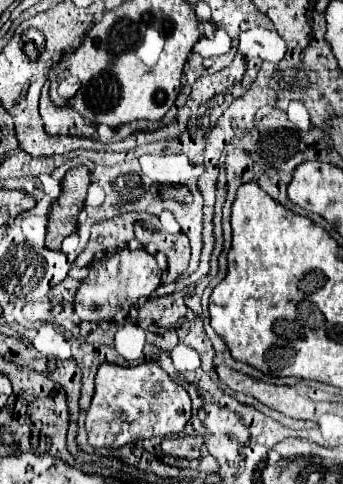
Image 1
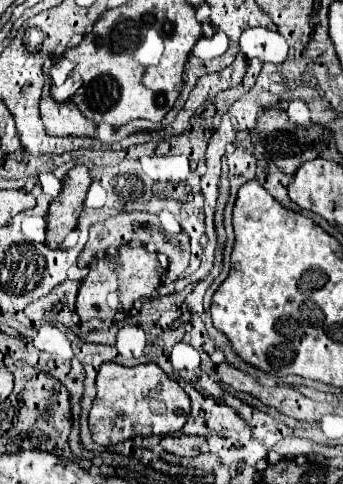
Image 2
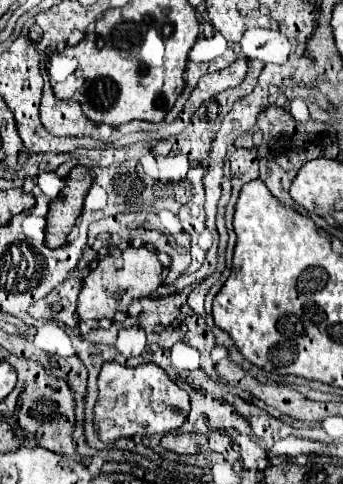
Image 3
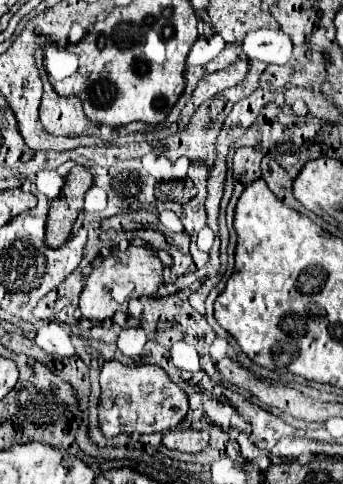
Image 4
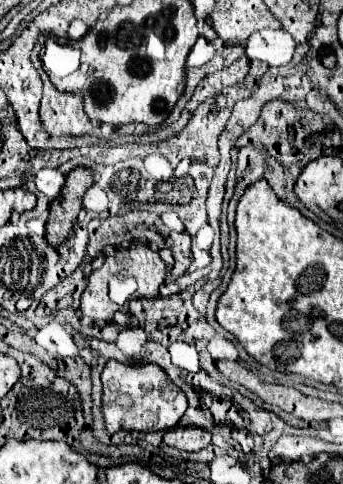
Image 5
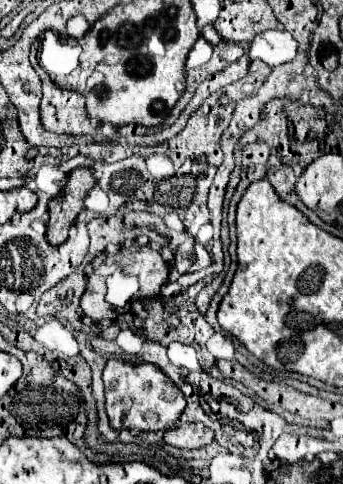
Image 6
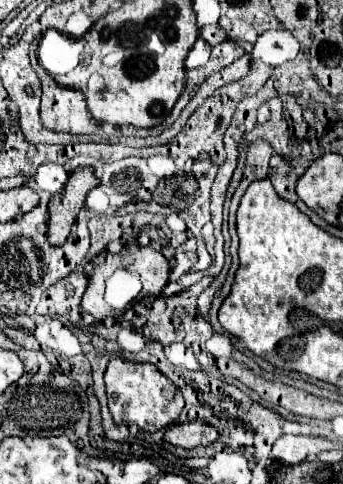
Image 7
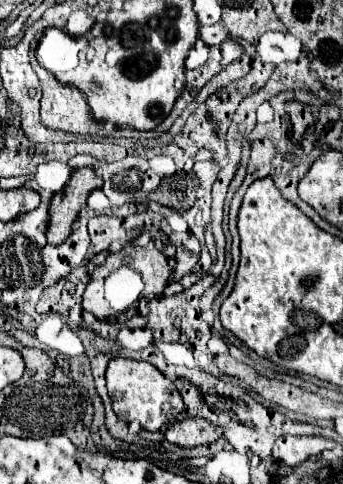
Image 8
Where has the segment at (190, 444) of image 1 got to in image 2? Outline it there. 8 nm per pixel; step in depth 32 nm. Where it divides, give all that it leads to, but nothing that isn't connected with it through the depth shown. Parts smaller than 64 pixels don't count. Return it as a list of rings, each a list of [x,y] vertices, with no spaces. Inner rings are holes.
[[[178,434],[178,436],[164,436],[160,446],[170,454],[176,454],[176,456],[182,456],[182,458],[194,458],[194,456],[200,454],[202,442],[204,442],[202,436]]]

